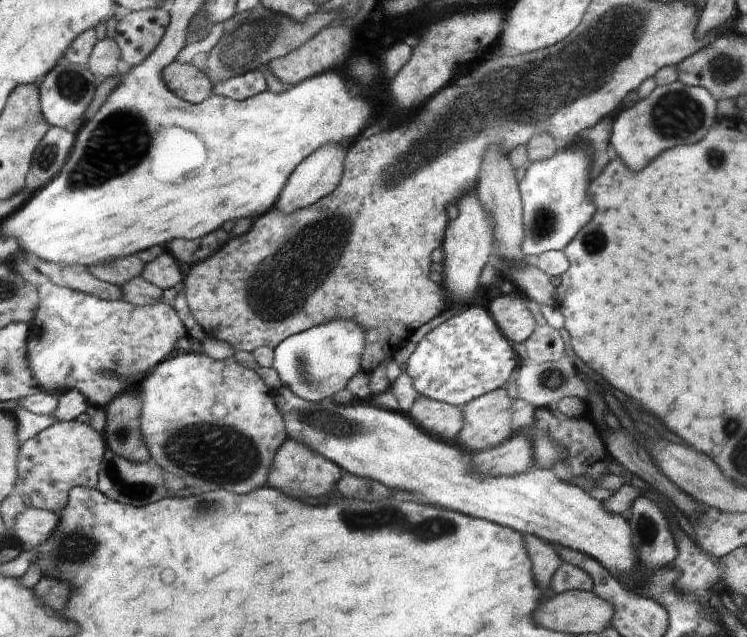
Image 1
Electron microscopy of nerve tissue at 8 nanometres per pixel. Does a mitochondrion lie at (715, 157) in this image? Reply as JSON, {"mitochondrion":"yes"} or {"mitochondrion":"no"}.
{"mitochondrion":"yes"}

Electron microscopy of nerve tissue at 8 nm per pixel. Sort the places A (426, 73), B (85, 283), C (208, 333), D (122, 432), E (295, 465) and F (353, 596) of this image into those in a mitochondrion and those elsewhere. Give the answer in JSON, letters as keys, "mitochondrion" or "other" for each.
{"A":"other","B":"other","C":"other","D":"mitochondrion","E":"other","F":"other"}

